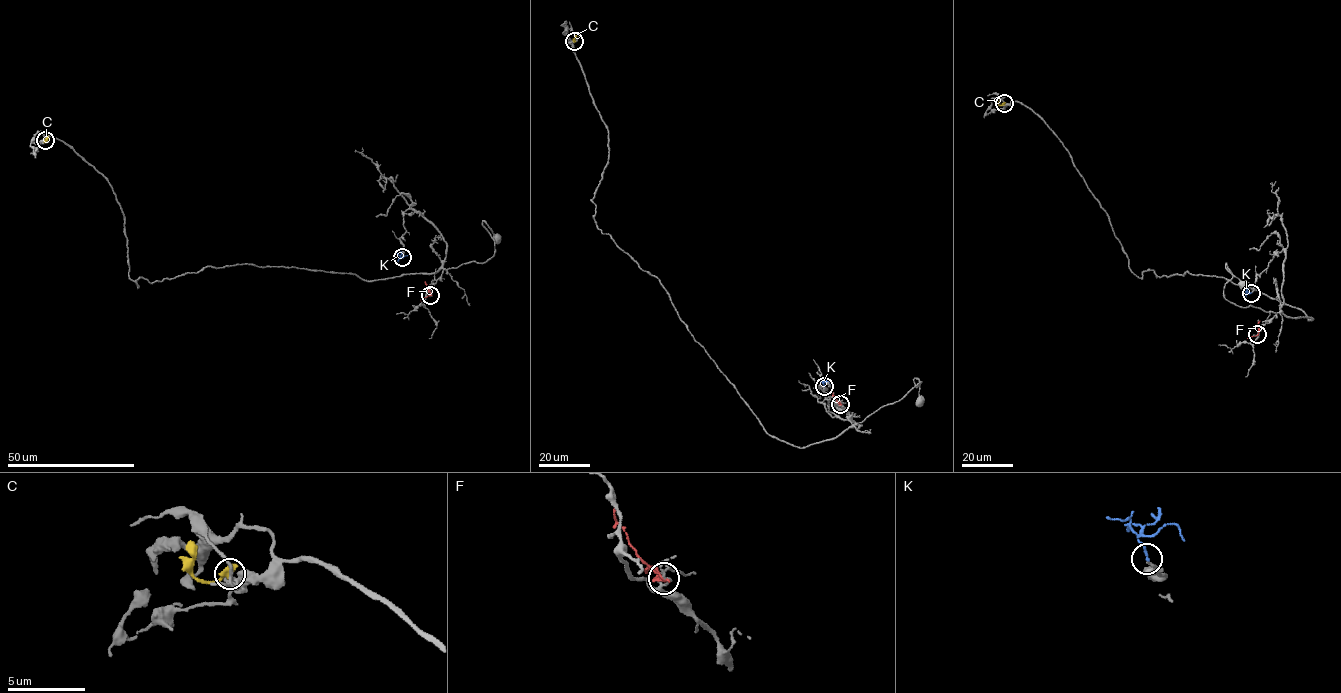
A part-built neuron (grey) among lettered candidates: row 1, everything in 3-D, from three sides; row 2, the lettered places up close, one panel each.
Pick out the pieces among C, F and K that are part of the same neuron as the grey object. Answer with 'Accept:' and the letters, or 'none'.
Accept: K

